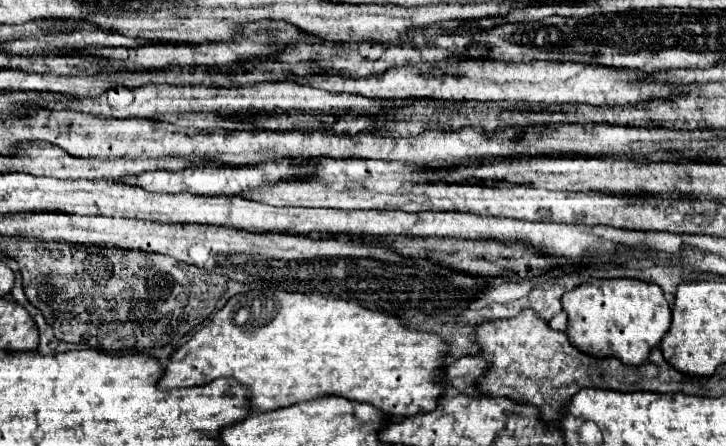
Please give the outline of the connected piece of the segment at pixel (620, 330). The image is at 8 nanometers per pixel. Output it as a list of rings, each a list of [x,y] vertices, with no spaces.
[[[631,278],[617,280],[593,280],[579,288],[565,292],[561,298],[567,312],[567,330],[571,344],[583,354],[595,358],[619,358],[625,364],[643,364],[671,324],[671,308],[663,296],[663,290],[653,282],[641,282]]]

